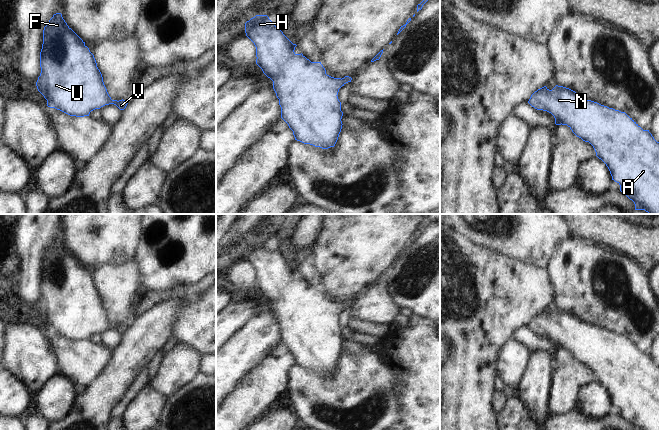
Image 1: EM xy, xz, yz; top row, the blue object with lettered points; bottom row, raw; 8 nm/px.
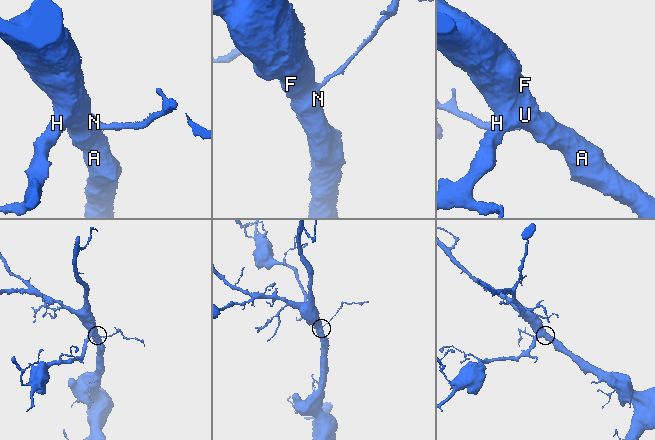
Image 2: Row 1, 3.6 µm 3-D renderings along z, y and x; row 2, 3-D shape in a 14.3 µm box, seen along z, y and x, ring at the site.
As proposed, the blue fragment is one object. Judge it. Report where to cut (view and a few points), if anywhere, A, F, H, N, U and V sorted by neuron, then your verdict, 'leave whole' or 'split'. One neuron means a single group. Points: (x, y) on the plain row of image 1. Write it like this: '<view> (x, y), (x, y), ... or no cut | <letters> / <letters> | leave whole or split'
no cut | A F H N U V | leave whole

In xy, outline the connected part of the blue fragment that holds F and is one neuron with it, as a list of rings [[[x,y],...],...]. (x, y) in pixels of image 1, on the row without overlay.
[[[61,237],[54,238],[44,251],[40,291],[41,297],[36,310],[50,332],[70,340],[84,341],[105,329],[114,328],[120,334],[124,334],[128,328],[127,324],[111,323],[94,279],[85,266],[67,249]]]

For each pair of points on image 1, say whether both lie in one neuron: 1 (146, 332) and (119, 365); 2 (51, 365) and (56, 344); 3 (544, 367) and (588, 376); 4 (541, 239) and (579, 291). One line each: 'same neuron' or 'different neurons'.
1: same neuron
2: different neurons
3: different neurons
4: different neurons

